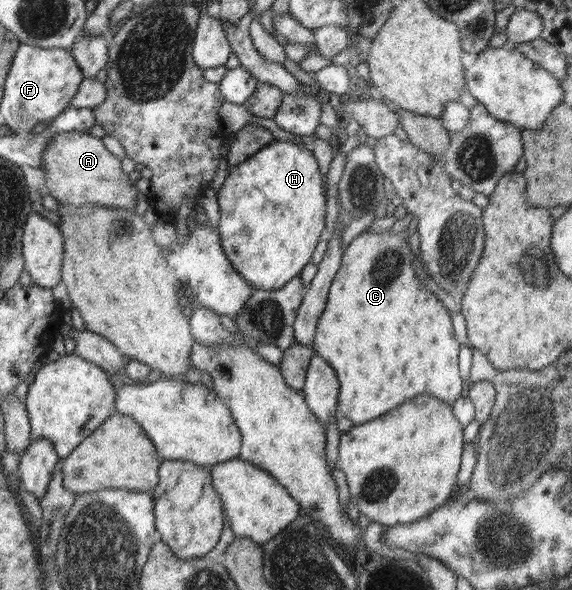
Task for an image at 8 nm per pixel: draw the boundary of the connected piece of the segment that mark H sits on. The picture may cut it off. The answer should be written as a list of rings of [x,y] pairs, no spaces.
[[[274,139],[242,163],[231,166],[217,193],[220,214],[217,230],[233,268],[256,290],[275,290],[286,285],[311,262],[317,243],[325,233],[326,201],[318,162],[309,147]]]

